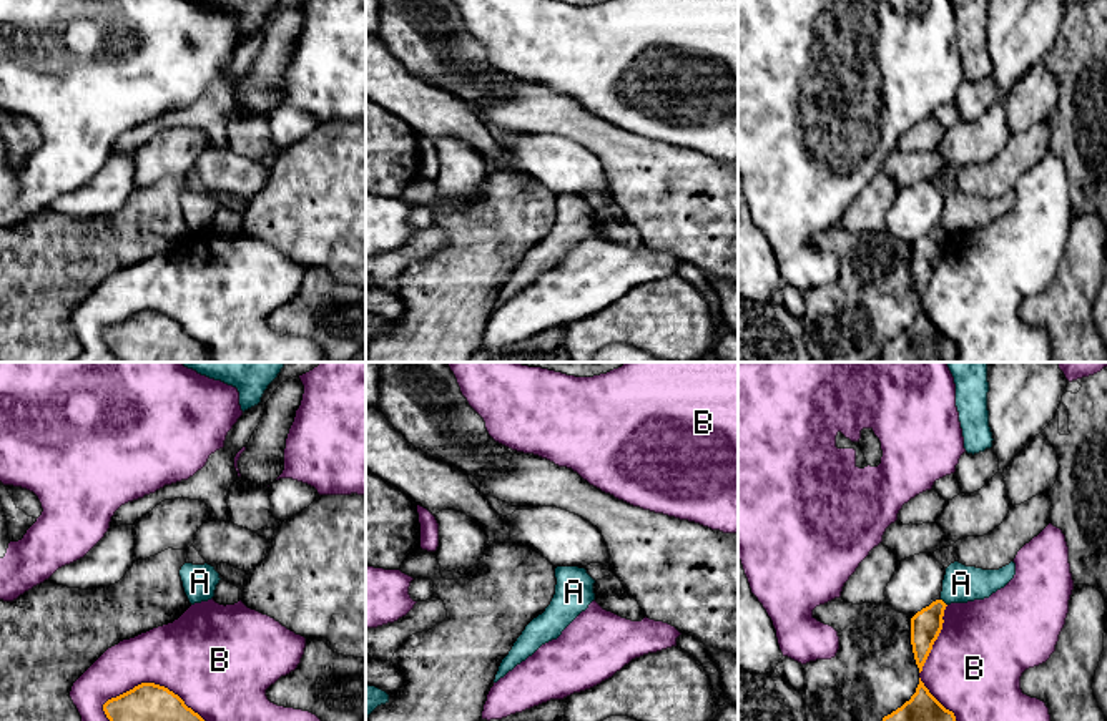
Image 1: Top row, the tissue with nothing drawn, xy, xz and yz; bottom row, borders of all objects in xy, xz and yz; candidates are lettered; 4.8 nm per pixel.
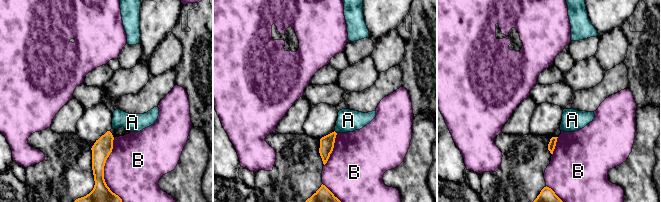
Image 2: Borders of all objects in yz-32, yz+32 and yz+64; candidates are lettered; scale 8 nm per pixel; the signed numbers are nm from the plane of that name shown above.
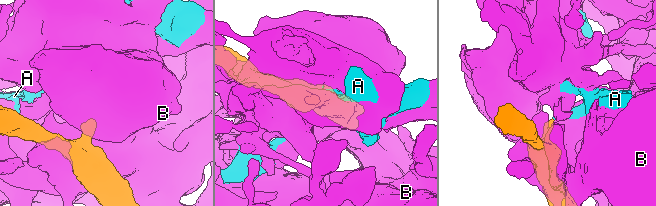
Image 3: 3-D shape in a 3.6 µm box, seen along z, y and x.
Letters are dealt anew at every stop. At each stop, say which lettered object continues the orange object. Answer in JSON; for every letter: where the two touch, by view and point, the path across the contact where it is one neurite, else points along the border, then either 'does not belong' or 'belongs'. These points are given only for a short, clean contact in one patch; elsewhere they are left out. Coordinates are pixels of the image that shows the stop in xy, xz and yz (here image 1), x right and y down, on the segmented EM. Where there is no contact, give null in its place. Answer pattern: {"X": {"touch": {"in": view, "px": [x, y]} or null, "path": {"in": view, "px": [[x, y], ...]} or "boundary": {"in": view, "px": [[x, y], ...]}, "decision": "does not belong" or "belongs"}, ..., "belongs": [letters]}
{"A": {"touch": {"in": "yz", "px": [943, 602]}, "boundary": {"in": "yz", "px": [[941, 598], [946, 605]]}, "decision": "does not belong"}, "B": {"touch": {"in": "xy", "px": [153, 683]}, "decision": "does not belong"}, "belongs": []}

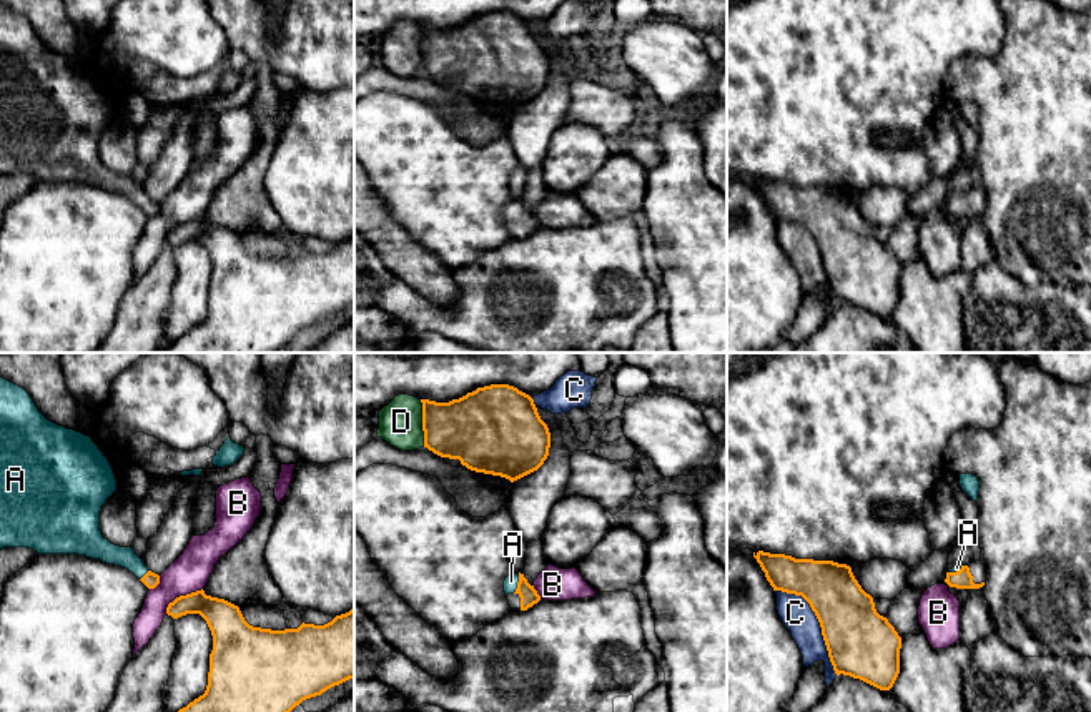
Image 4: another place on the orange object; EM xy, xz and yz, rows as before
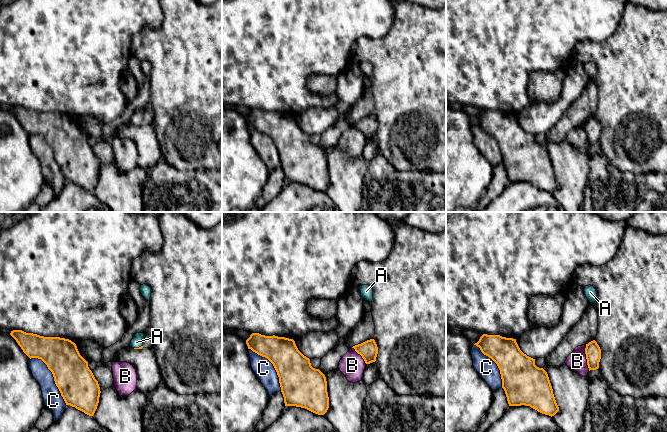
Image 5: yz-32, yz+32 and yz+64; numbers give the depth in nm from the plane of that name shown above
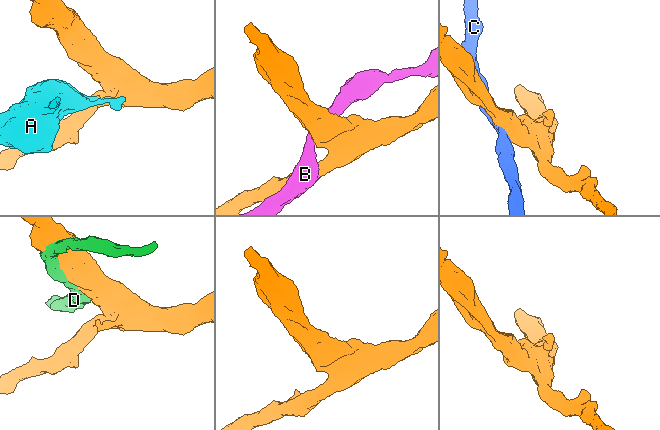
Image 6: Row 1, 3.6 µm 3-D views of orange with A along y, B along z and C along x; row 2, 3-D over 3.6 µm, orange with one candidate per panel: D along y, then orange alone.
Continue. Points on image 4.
{"A": {"touch": {"in": "xz", "px": [518, 584]}, "path": {"in": "xz", "px": [[528, 594], [518, 584], [511, 581]]}, "decision": "belongs"}, "B": {"touch": {"in": "xy", "px": [180, 596]}, "decision": "does not belong"}, "C": {"touch": {"in": "yz", "px": [819, 621]}, "decision": "does not belong"}, "D": {"touch": {"in": "xz", "px": [423, 423]}, "decision": "does not belong"}, "belongs": ["A"]}

